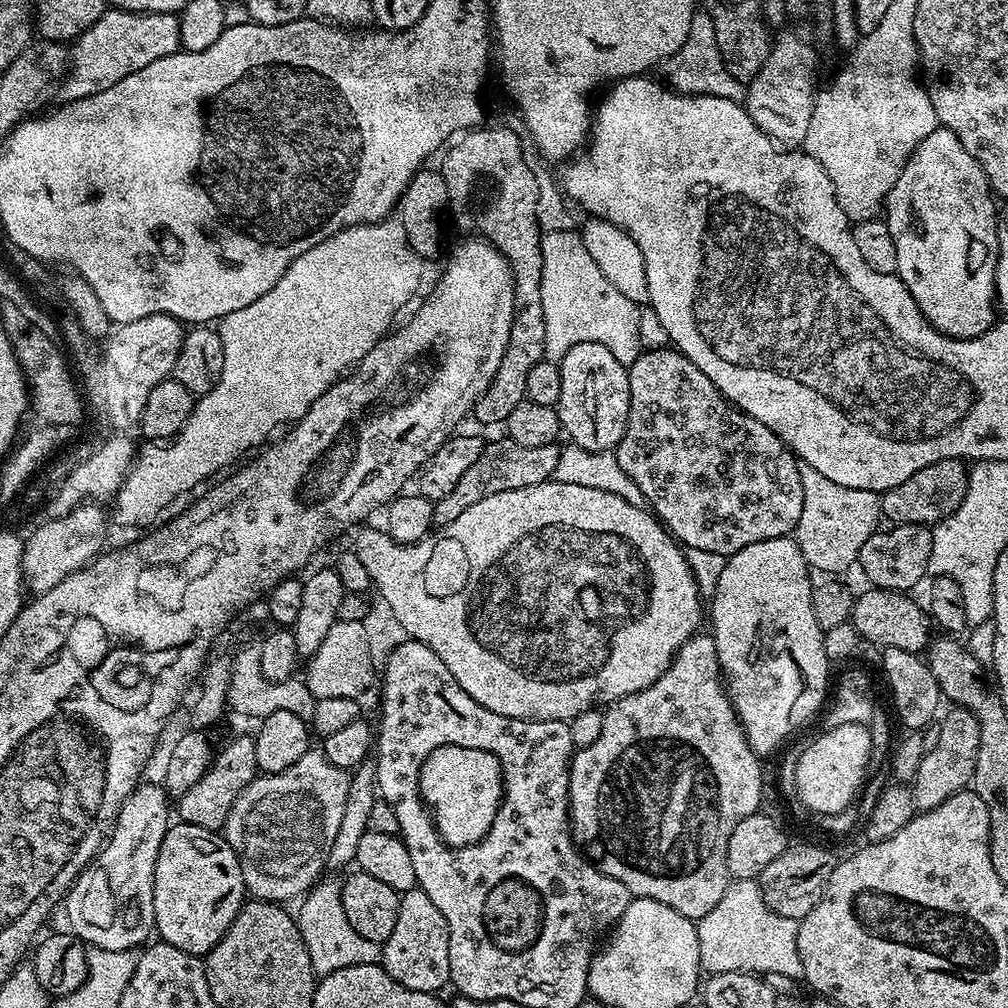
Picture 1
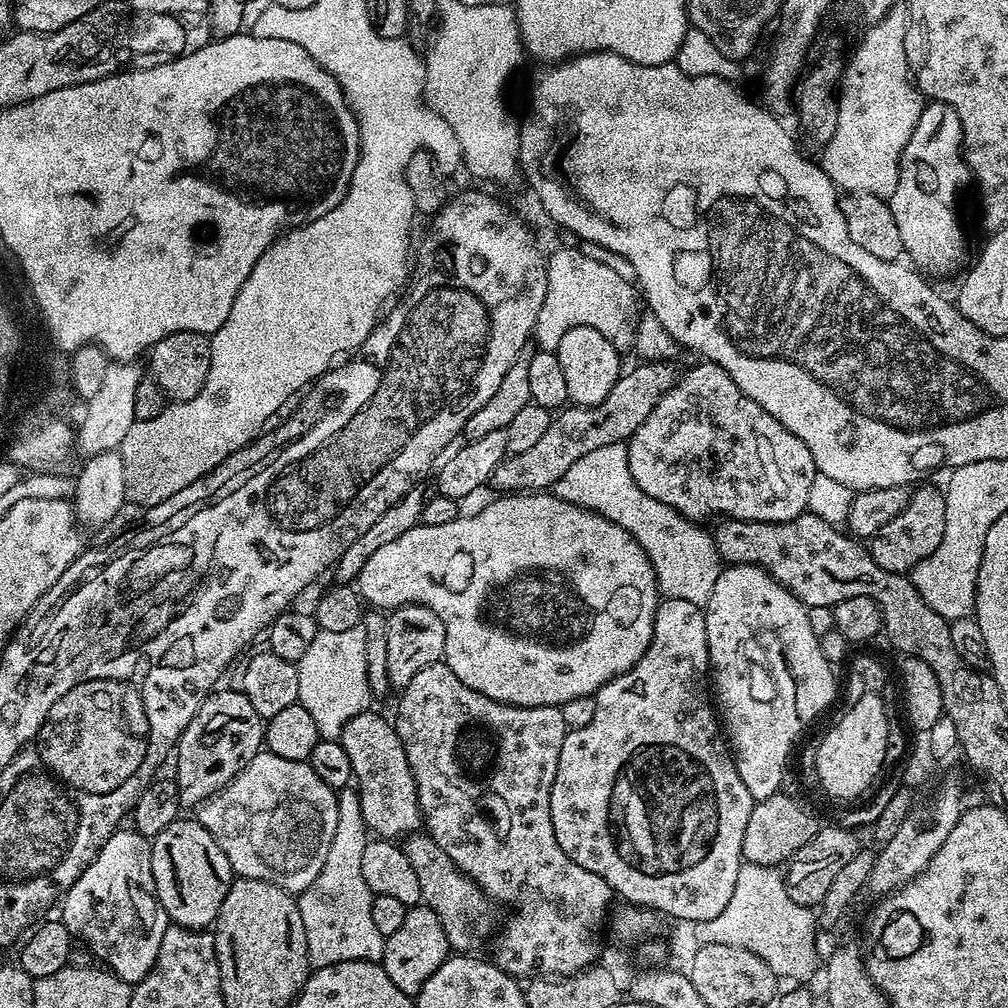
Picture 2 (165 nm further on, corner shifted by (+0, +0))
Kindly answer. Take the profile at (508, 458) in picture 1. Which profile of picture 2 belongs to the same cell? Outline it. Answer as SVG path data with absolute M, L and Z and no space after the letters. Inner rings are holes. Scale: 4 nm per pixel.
M645 361L637 365L637 368L632 368L629 372L627 369L626 374L621 375L616 381L614 390L610 390L610 394L606 394L602 402L589 408L568 406L557 411L550 422L550 430L546 430L546 435L531 450L509 454L502 462L498 462L498 466L492 471L491 487L496 487L497 493L500 494L532 494L537 490L548 490L556 485L558 478L562 478L562 474L566 474L566 470L570 470L570 466L574 466L574 462L578 462L578 458L582 458L582 454L590 454L601 446L627 442L634 434L634 430L638 430L638 426L649 417L650 411L657 405L658 398L672 388L678 378L678 371L676 372L675 365L671 361Z

